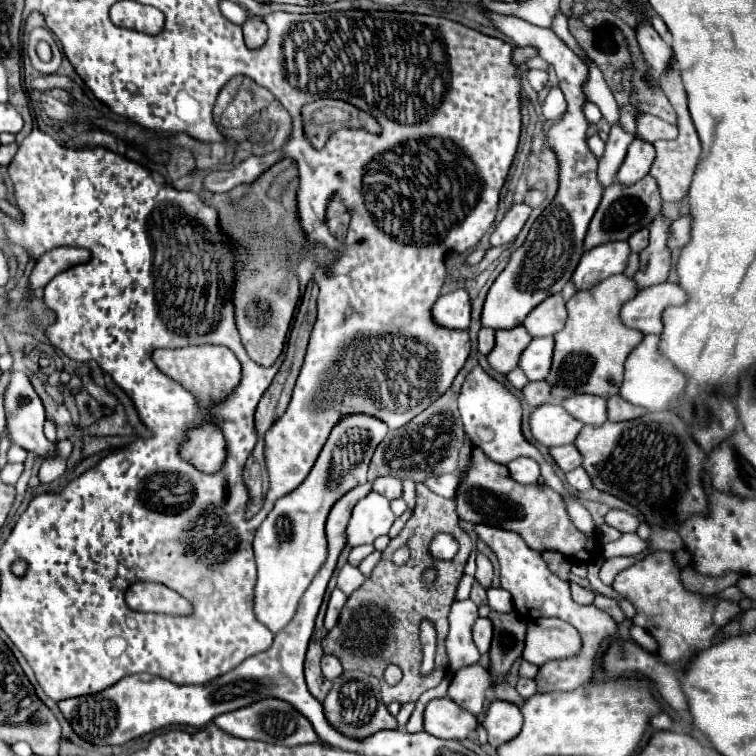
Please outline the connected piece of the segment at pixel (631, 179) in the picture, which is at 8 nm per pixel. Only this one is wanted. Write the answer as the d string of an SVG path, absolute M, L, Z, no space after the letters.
M634 138L634 142L628 148L626 160L616 174L616 180L624 186L636 184L640 178L644 178L648 174L652 160L654 160L654 146L646 140Z

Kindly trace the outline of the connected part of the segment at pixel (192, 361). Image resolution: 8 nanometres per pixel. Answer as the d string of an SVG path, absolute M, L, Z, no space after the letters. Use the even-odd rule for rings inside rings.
M188 346L180 350L154 350L152 360L158 364L158 370L168 378L176 380L188 392L192 392L201 407L220 404L226 400L234 388L240 384L242 368L238 358L224 346Z

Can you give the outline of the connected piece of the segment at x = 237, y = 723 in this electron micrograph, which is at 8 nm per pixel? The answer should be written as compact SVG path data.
M264 698L258 702L252 702L244 708L220 714L214 718L214 724L236 736L236 738L250 738L250 740L262 740L268 744L284 744L284 746L298 746L298 744L306 744L306 742L320 742L320 738L316 736L312 724L308 724L308 718L300 712L296 712L296 708L292 708L288 702L284 700L276 700L276 698Z

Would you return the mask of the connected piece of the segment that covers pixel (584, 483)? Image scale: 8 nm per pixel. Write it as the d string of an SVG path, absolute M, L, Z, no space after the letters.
M582 466L576 468L576 470L572 470L572 472L568 472L566 474L566 482L576 492L584 492L584 490L592 488L592 482L590 482L590 478L588 478L588 474L586 474L586 470Z

